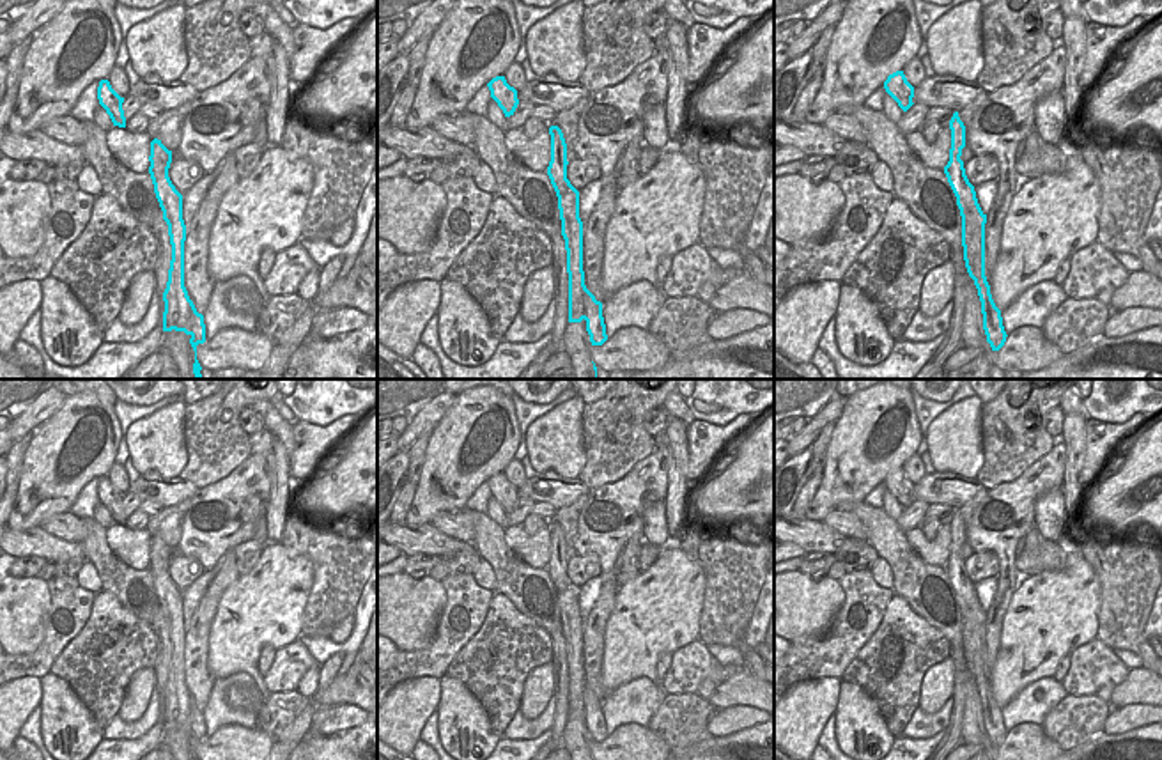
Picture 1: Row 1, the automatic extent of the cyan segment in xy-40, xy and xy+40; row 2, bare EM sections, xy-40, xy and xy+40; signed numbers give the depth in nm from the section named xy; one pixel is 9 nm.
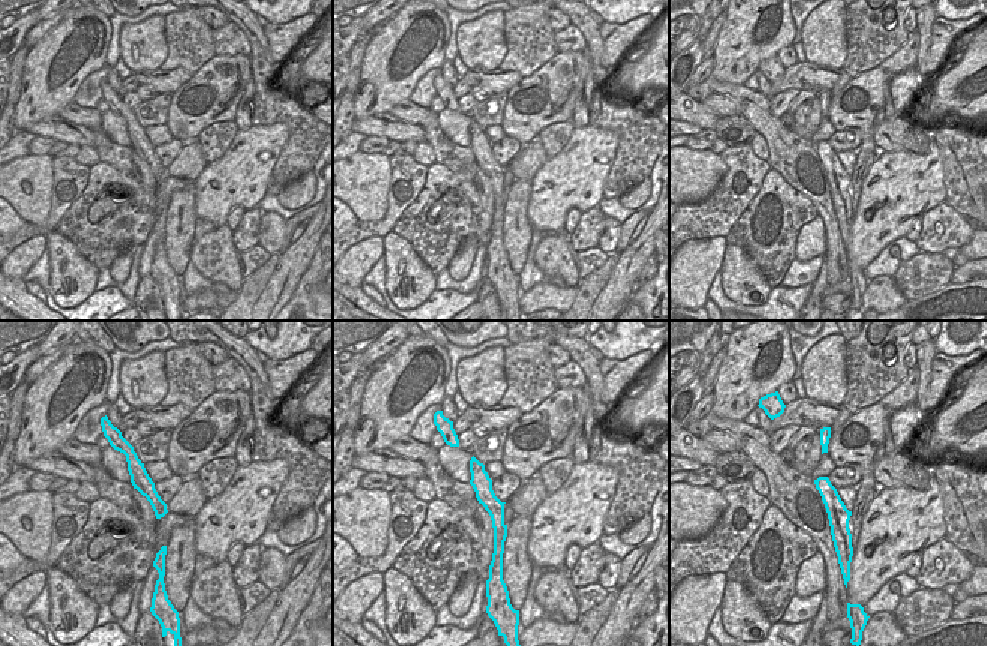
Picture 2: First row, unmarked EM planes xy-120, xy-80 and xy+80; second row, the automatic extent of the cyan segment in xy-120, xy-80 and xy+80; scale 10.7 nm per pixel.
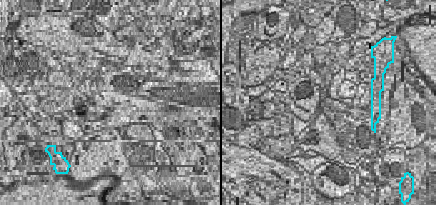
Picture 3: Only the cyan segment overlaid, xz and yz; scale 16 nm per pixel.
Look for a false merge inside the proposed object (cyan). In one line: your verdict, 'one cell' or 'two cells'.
two cells

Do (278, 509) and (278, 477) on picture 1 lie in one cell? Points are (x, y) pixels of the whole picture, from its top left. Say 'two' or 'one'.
one

